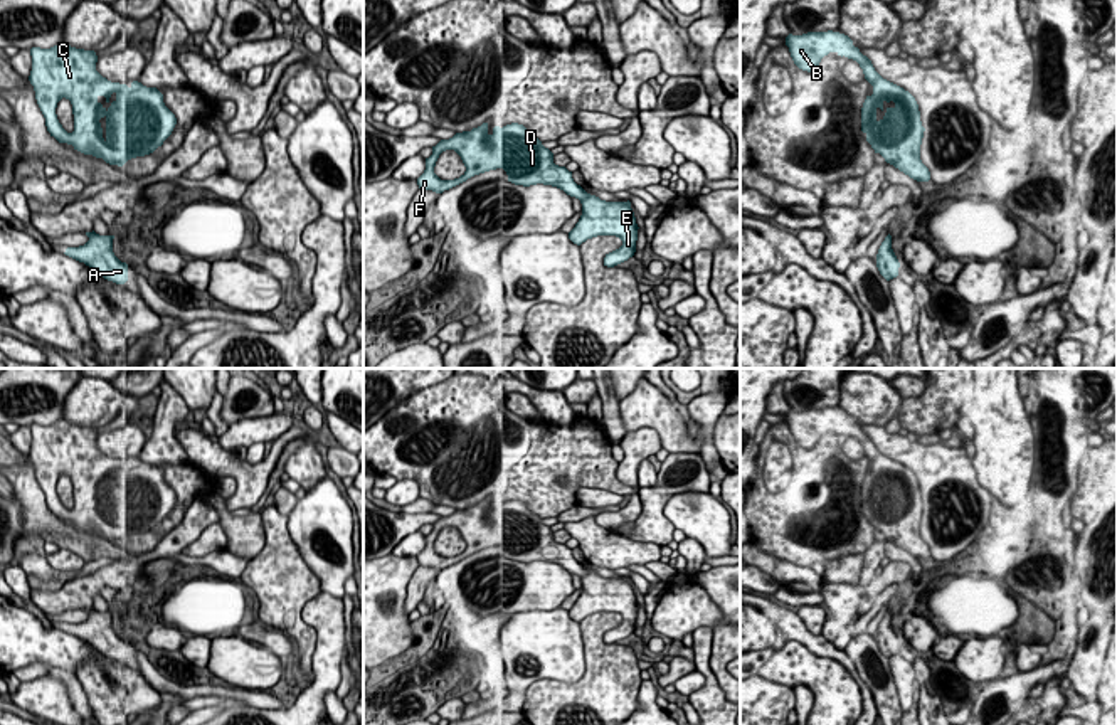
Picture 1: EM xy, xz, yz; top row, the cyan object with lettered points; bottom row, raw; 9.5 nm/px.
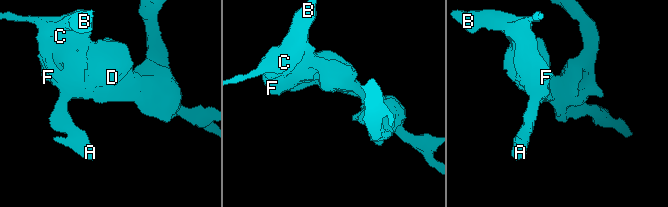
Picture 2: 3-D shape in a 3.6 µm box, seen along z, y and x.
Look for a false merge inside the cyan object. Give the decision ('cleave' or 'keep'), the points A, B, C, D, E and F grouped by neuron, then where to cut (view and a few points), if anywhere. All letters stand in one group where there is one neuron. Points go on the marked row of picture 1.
keep; A B C D E F; no cut

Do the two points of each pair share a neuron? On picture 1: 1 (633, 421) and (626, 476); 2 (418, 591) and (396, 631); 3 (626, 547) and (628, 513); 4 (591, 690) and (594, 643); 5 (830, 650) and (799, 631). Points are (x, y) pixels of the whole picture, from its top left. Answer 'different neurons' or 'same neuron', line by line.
1: different neurons
2: different neurons
3: different neurons
4: same neuron
5: same neuron

